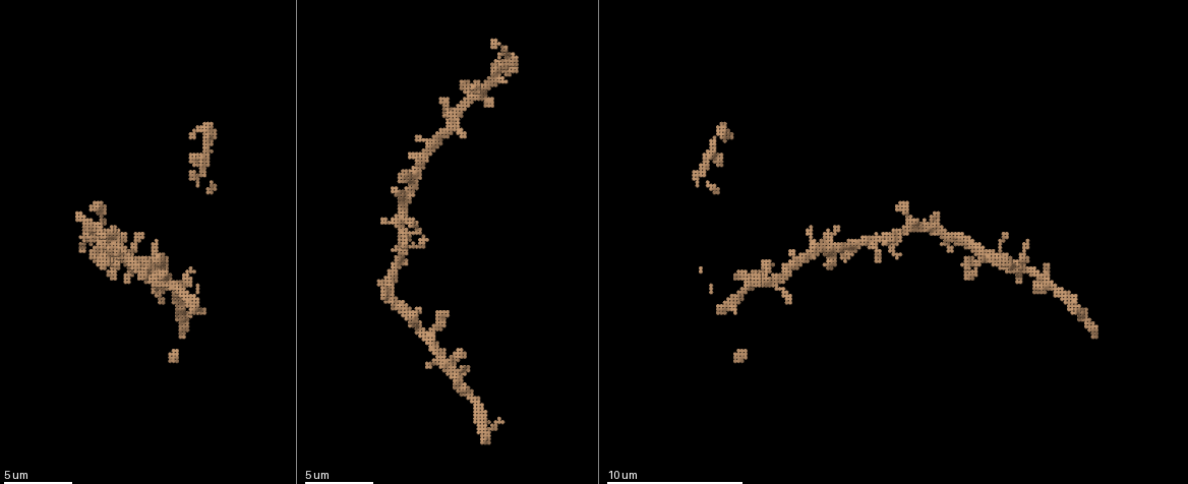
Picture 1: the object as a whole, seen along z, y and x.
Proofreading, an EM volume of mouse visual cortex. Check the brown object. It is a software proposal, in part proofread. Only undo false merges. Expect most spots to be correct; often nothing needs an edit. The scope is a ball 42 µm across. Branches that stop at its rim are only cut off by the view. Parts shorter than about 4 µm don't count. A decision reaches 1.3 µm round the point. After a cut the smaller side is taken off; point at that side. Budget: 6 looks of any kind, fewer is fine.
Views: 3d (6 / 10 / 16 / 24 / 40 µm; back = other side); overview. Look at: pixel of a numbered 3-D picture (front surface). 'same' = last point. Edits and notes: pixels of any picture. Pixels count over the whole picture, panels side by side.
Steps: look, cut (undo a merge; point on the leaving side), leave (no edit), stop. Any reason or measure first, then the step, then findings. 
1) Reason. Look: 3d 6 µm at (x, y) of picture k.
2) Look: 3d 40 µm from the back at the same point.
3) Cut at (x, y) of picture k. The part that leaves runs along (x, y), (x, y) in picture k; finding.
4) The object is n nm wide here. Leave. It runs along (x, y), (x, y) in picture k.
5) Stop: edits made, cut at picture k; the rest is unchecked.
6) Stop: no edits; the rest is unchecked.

Two arms in line, one across. Look: 3d 10 µm at (452, 374) of picture 1.

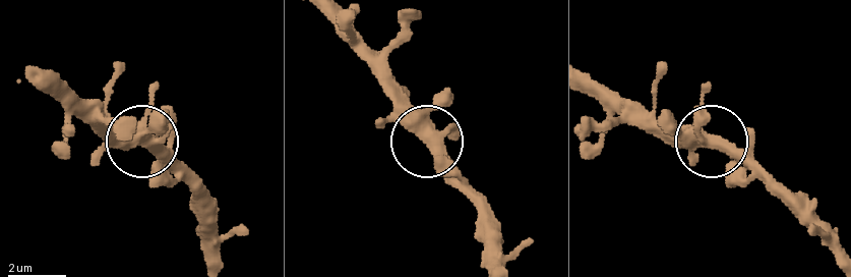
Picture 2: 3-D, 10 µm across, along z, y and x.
Look: 3d 6 µm at (146, 143) of picture 2.

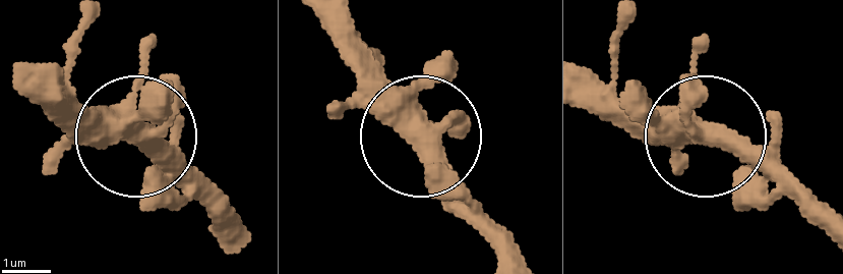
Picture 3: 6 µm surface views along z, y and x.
Leave. It runs along (313, 17), (516, 244) in picture 3; one neuron here.

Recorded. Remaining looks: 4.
A narrow waist. Look: 3d 10 µm at (959, 236) of picture 1.

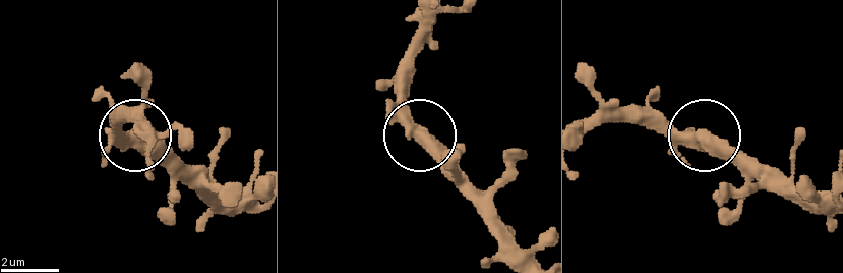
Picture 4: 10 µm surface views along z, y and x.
Leave. Continuous, no second neuron.

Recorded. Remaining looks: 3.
Looks like a crossing. Look: 3d 10 µm at (822, 246) of picture 1.

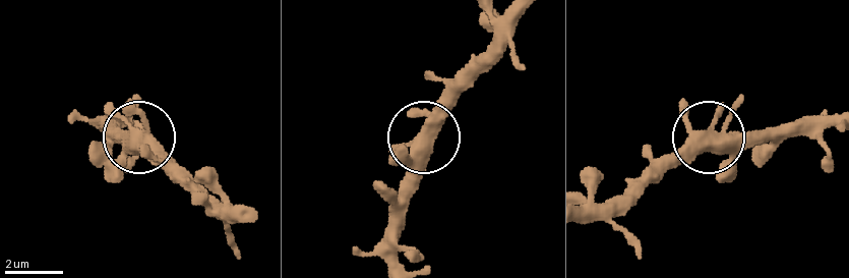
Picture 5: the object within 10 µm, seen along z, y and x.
The object is 420 nm wide here. Leave. It runs along (424, 123), (424, 172), (402, 213) in picture 5; continuous, no second neuron.

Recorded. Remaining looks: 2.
Stop: no edits; the rest is unchecked.

